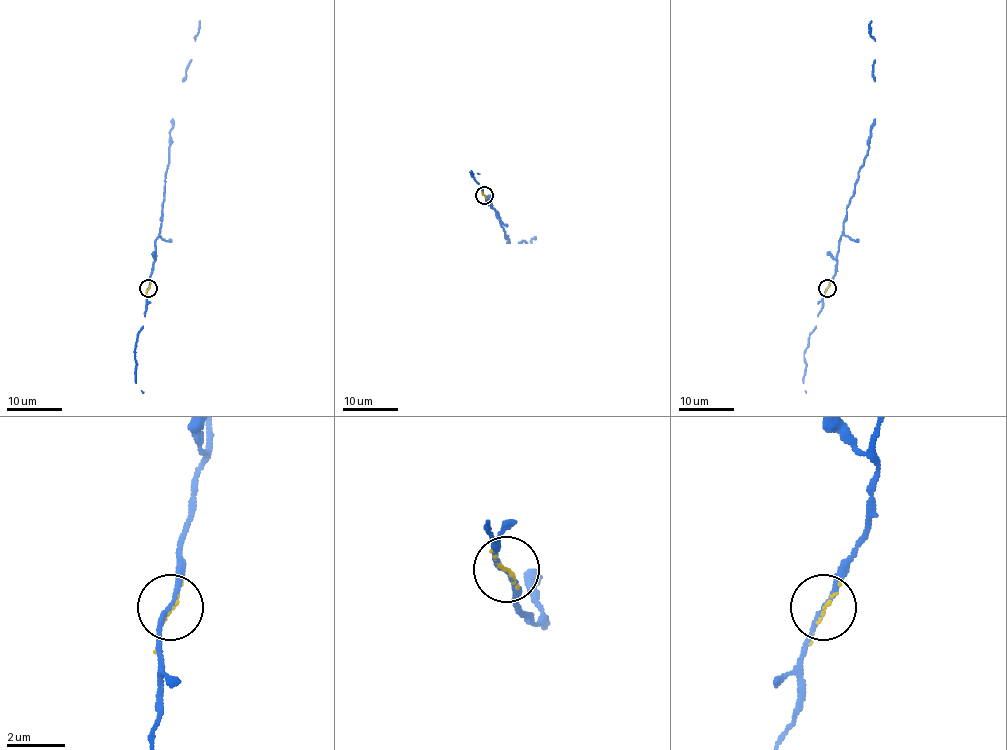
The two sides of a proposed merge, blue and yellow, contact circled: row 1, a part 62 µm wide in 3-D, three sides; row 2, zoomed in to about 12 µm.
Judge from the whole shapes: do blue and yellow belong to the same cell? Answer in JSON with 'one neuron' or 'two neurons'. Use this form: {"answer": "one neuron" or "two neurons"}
{"answer": "one neuron"}

